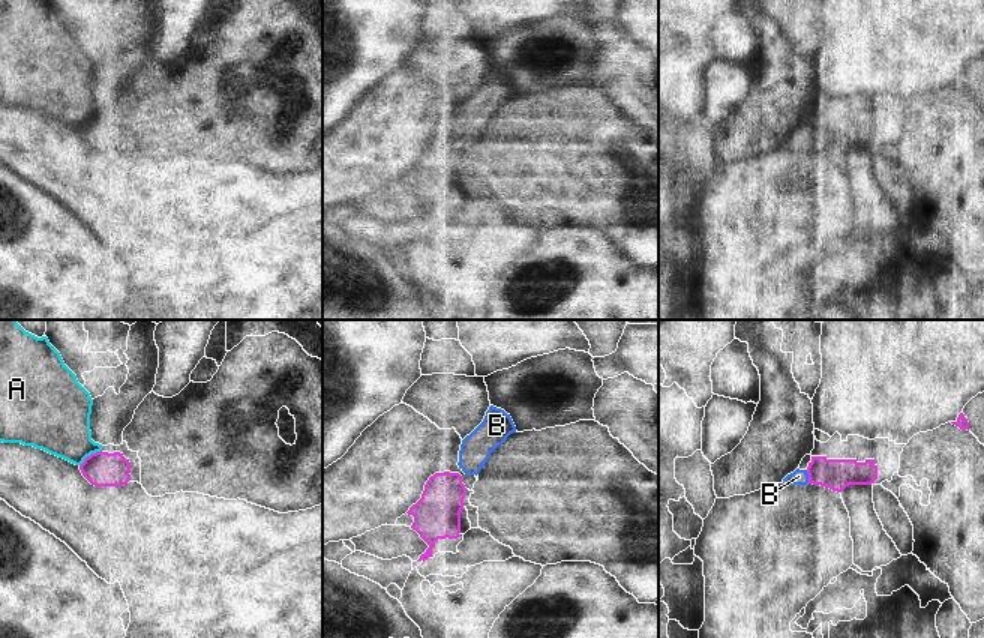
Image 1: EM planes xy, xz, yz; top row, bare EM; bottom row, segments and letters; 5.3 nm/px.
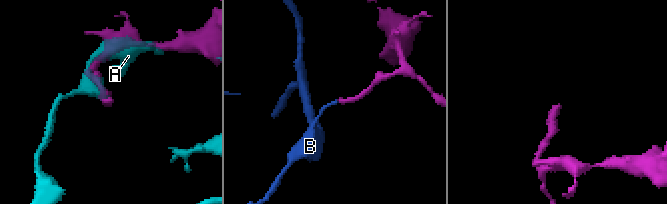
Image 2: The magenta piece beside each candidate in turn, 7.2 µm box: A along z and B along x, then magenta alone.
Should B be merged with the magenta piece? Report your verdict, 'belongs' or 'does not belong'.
belongs

